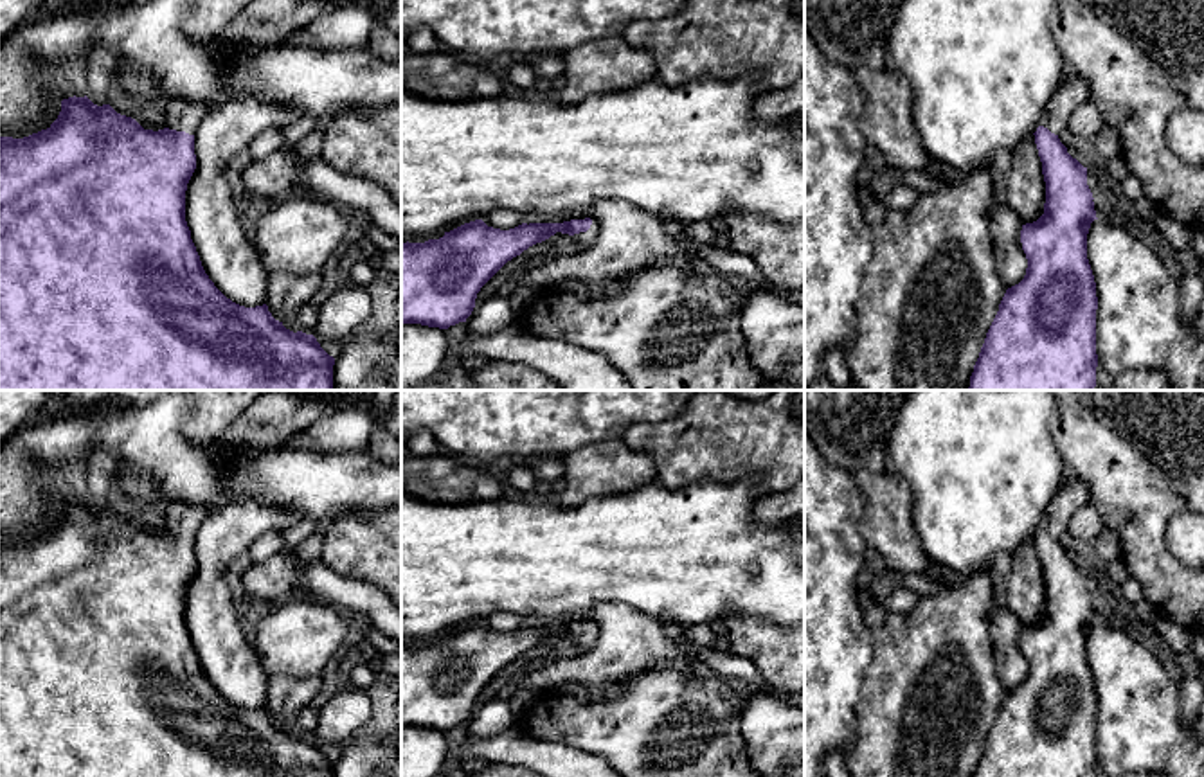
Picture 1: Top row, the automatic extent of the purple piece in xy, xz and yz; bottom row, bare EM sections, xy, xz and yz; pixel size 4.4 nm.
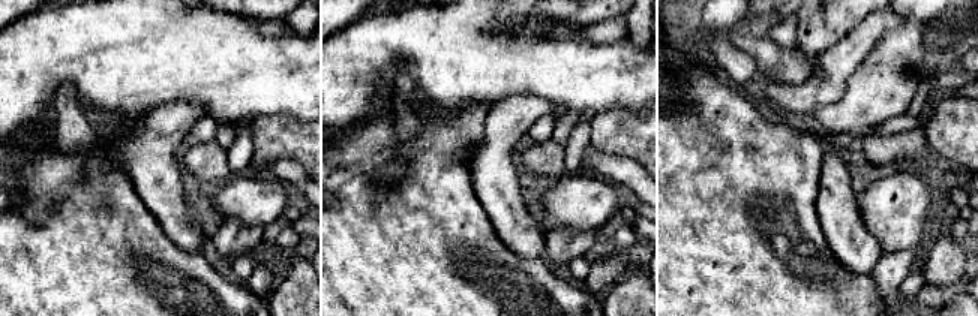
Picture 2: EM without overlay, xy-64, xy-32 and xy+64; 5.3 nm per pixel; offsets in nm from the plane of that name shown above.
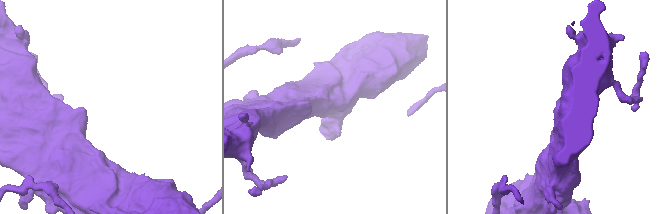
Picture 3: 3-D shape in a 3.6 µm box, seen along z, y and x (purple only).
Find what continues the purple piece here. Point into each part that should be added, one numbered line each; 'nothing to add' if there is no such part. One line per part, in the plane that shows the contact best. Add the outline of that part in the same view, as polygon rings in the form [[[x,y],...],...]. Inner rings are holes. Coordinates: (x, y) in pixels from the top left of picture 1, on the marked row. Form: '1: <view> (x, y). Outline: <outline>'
1: xy (177, 116). Outline: [[[171,103],[164,106],[164,128],[194,135],[202,119],[211,112],[207,104]]]

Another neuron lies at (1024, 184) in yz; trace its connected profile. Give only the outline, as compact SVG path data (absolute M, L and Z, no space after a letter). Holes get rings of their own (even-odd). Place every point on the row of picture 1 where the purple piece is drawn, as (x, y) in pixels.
M1035 135L1024 138L1011 149L1011 169L1006 174L1006 205L1022 223L1033 223L1044 214L1046 182Z

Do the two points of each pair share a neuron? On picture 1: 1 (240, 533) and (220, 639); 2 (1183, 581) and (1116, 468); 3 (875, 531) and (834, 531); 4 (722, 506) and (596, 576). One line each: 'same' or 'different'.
1: same
2: same
3: different
4: same

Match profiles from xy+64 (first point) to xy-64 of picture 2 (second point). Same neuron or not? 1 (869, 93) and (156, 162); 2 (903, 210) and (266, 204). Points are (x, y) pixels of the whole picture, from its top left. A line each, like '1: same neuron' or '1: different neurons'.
1: same neuron
2: same neuron

